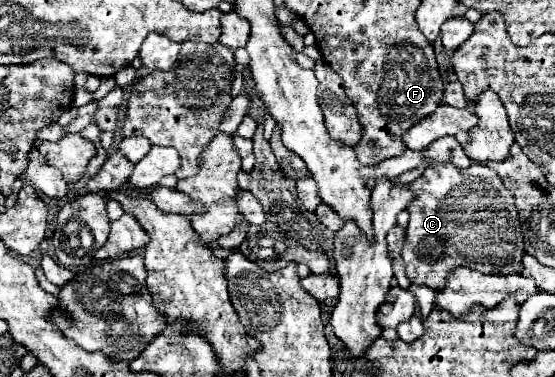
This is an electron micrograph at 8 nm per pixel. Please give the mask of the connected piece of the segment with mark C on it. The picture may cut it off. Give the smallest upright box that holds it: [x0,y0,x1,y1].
[401,167,525,291]

